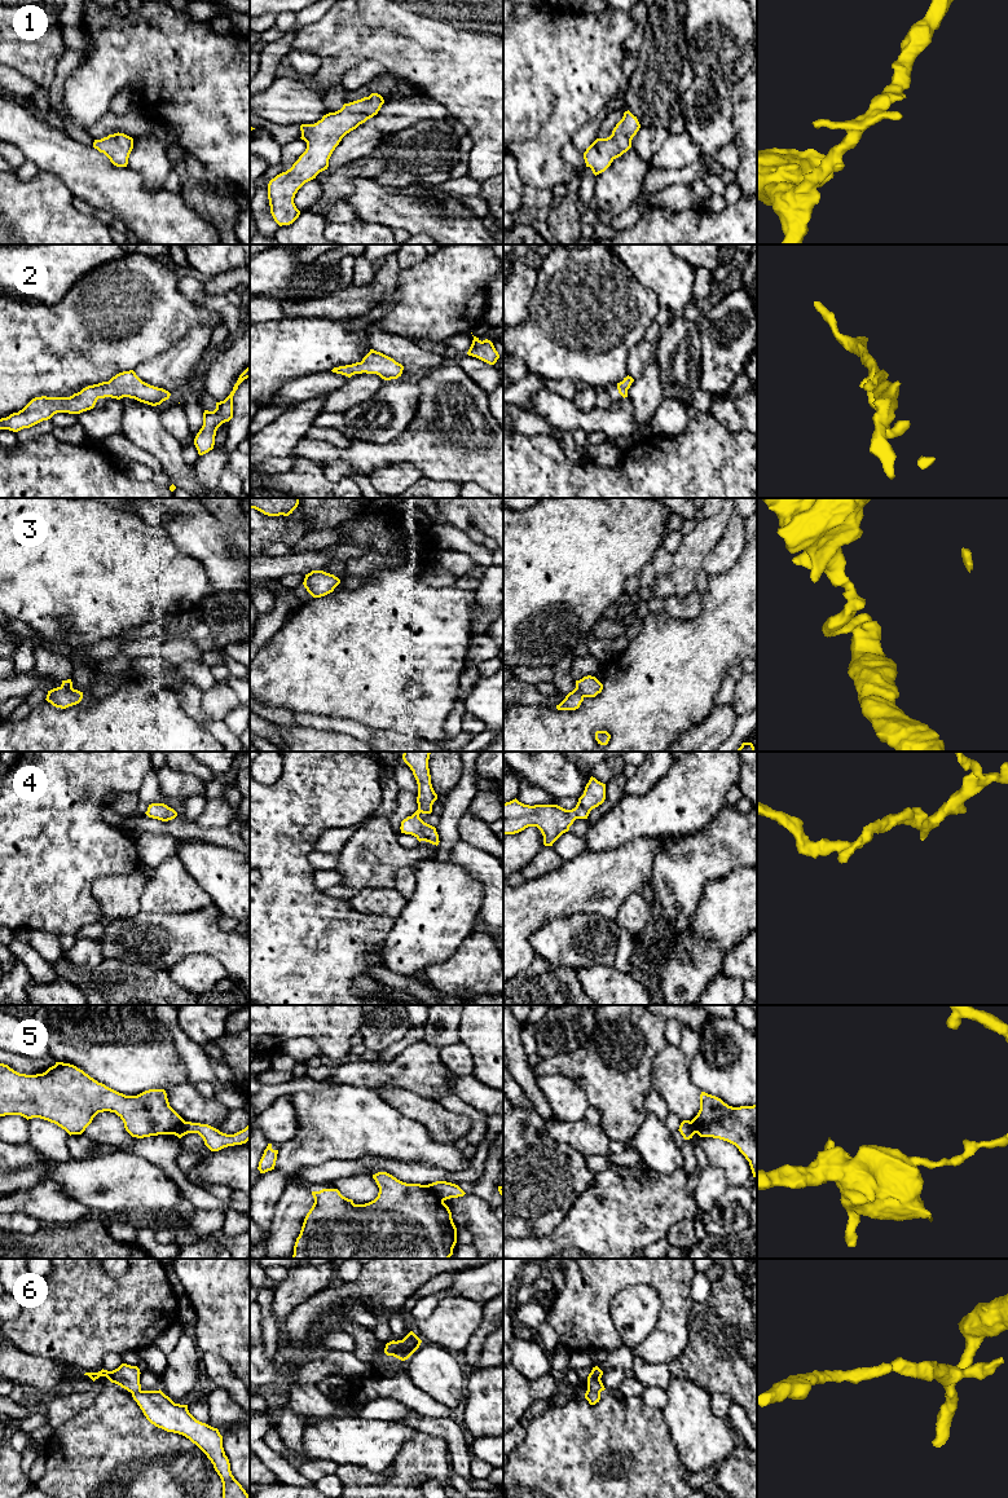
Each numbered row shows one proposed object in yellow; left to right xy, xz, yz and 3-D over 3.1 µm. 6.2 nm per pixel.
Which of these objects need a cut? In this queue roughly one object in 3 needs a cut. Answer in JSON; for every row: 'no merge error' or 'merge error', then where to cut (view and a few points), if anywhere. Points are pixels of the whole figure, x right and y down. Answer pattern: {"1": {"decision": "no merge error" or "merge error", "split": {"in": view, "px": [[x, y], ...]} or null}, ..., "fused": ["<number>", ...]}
{"1": {"decision": "no merge error", "split": null}, "2": {"decision": "no merge error", "split": null}, "3": {"decision": "merge error", "split": {"in": "yz", "px": [[576, 686], [584, 696]]}}, "4": {"decision": "no merge error", "split": null}, "5": {"decision": "merge error", "split": {"in": "xz", "px": [[425, 1185], [443, 1201]]}}, "6": {"decision": "no merge error", "split": null}, "fused": ["3", "5"]}

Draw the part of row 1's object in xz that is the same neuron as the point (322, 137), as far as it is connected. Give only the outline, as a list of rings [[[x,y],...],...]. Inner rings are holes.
[[[371,93],[369,97],[344,103],[340,110],[323,115],[322,119],[314,124],[300,125],[300,138],[307,142],[305,151],[299,157],[290,169],[277,175],[268,184],[270,213],[279,226],[290,225],[299,217],[300,211],[294,203],[298,190],[305,182],[316,179],[320,172],[327,169],[329,159],[342,138],[351,131],[356,129],[360,124],[377,115],[383,103],[384,100],[380,94]]]

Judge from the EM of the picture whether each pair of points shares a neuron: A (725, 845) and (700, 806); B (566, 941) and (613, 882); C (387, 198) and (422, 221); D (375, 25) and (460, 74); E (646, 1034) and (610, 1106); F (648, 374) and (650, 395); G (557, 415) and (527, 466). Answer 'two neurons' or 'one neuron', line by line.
A: two neurons
B: two neurons
C: one neuron
D: one neuron
E: one neuron
F: one neuron
G: two neurons

